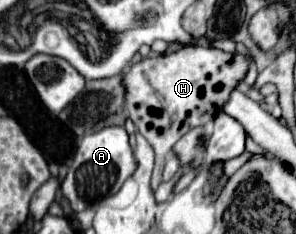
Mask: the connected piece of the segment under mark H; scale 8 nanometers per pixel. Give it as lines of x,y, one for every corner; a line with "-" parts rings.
186,46
168,56
144,58
132,64
124,76
126,110
134,120
138,132
152,144
156,152
154,188
160,184
166,156
174,144
192,128
212,122
222,112
226,98
246,78
252,56
240,52
224,52
218,48
192,48

